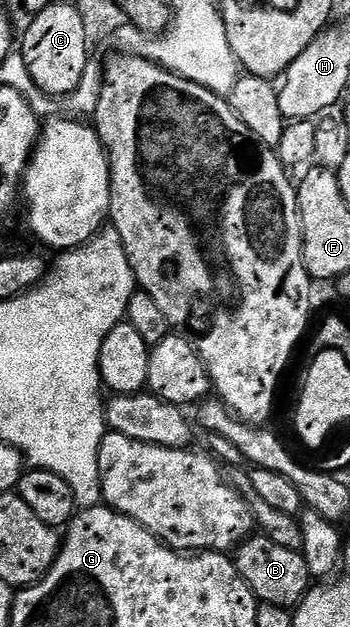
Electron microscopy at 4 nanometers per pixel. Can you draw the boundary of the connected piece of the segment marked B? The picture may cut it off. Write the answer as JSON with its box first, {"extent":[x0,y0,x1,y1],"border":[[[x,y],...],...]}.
{"extent":[232,532,312,608],"border":[[[261,532],[239,541],[233,551],[232,561],[248,588],[252,588],[259,603],[267,602],[287,608],[297,607],[312,585],[309,566],[301,550],[283,548],[282,545],[268,540]]]}

